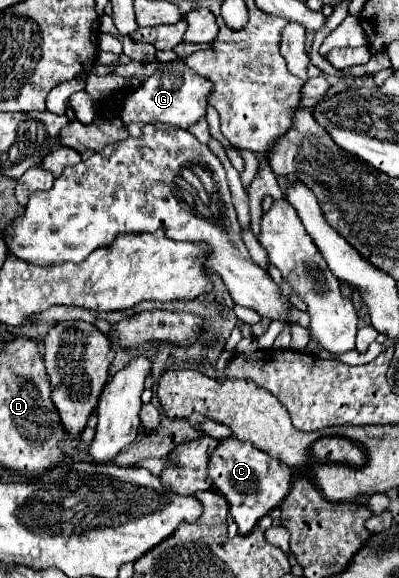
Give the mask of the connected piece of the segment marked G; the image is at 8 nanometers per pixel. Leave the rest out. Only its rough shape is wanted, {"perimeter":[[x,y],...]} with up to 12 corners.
{"perimeter":[[181,59],[125,97],[131,137],[157,121],[187,129],[213,85]]}

